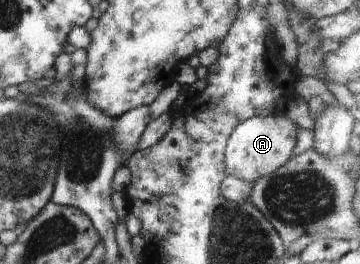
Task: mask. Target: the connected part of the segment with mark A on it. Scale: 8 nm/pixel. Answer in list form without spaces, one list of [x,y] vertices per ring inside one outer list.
[[[285,114],[266,118],[252,116],[240,122],[227,140],[224,152],[224,170],[227,175],[220,184],[220,194],[230,202],[242,204],[250,201],[250,193],[256,180],[272,174],[288,162],[296,146],[296,132],[298,127]]]

